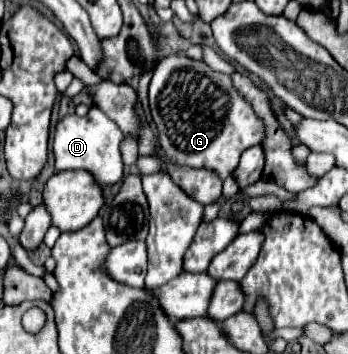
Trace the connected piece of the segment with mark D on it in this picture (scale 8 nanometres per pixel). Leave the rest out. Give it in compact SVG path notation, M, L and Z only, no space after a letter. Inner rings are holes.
M90 109L86 117L78 115L66 115L58 127L54 137L54 155L56 155L56 171L66 169L86 169L94 175L96 183L106 189L122 181L124 175L124 163L120 153L120 143L124 139L124 133L118 129L114 121L110 121L100 109Z

